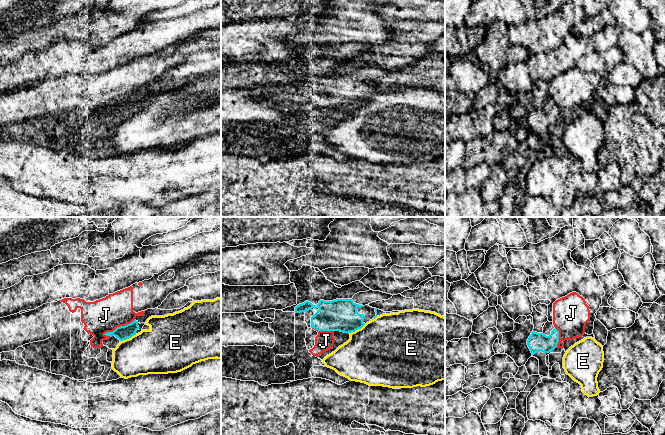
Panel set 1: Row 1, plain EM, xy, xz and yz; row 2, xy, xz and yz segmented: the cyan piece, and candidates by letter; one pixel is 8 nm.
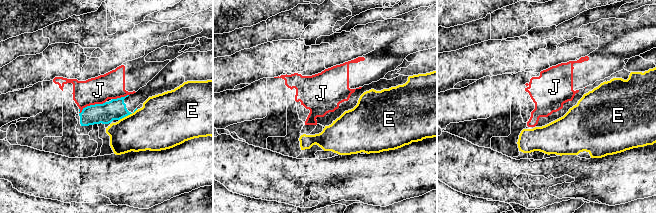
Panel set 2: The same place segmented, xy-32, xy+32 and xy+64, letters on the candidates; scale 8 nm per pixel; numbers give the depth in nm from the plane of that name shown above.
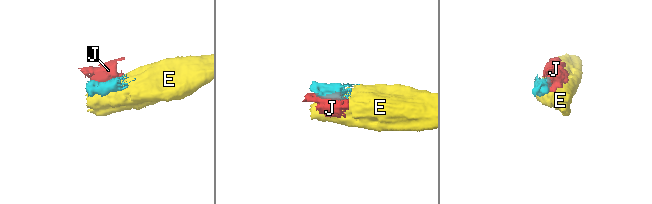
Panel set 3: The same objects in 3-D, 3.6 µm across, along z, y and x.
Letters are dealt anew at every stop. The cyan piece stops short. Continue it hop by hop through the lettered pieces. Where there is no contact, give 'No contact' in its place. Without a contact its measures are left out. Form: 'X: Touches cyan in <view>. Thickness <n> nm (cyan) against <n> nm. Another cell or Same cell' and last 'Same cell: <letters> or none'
E: Touches cyan in xz. Thickness 260 nm (cyan) against 480 nm. Another cell
J: Touches cyan in xy. Thickness 110 nm (cyan) against 280 nm. Another cell
Same cell: none

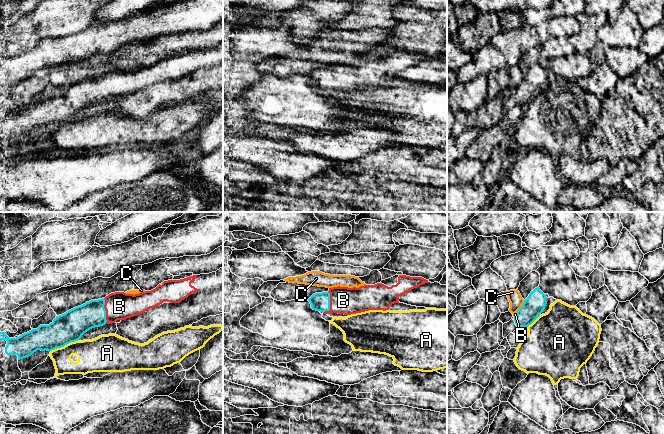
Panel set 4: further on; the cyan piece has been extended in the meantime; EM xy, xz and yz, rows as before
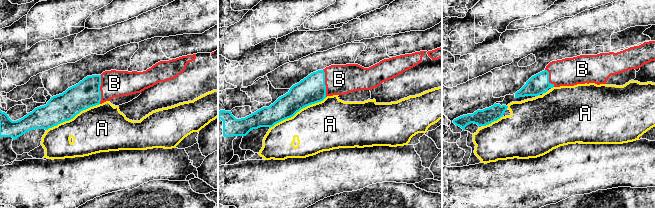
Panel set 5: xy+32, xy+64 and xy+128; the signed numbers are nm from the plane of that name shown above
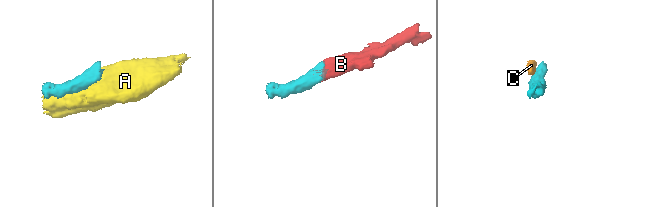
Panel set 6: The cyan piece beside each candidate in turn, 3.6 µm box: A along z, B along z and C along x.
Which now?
A: Touches cyan in xy. Thickness 240 nm (cyan) against 260 nm. Another cell
B: Touches cyan in xy. Thickness 220 nm (cyan) against 220 nm. Same cell
C: Touches cyan in yz. Thickness 170 nm (cyan) against 110 nm. Another cell
Same cell: B

